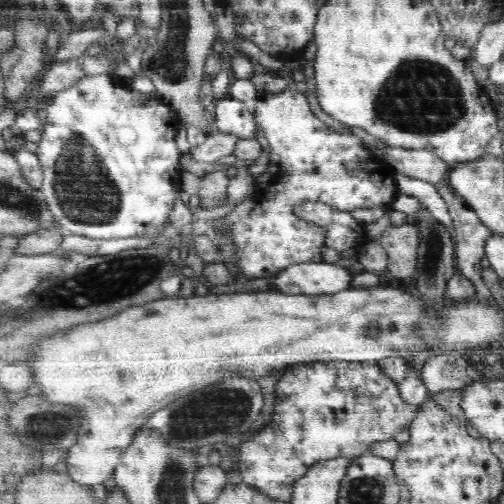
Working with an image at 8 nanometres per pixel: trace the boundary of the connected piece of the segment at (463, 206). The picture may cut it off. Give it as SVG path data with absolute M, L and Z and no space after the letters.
M442 190L439 192L440 196L446 201L448 205L450 216L452 217L452 237L455 248L455 257L457 267L460 273L464 277L470 279L474 288L476 289L475 297L481 302L490 303L493 305L496 303L494 297L490 292L490 289L486 286L484 280L482 280L483 267L480 265L480 260L485 256L485 244L487 243L488 237L492 234L491 230L480 221L478 215L466 204L466 201L452 190Z

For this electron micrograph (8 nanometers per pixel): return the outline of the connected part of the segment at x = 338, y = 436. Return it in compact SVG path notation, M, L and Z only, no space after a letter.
M312 361L286 367L279 372L271 421L256 431L253 439L239 445L238 469L243 482L273 500L288 503L292 499L294 482L300 480L310 467L334 457L359 457L368 452L370 444L393 439L400 430L409 428L419 406L402 400L398 382L382 373L375 362Z

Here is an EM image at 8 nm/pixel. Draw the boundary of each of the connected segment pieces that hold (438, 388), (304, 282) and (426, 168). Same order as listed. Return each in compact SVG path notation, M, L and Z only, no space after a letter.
M442 352L430 357L420 370L429 394L462 389L468 382L468 362L460 352Z
M320 262L296 263L274 276L276 290L284 294L336 294L346 290L353 274L340 264Z
M390 147L384 156L386 156L385 162L392 165L396 172L432 185L441 182L450 172L450 168L444 160L426 150Z

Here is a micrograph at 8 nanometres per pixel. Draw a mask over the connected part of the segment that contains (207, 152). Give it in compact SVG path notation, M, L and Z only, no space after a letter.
M218 130L207 135L203 144L189 148L194 161L208 164L219 164L222 157L229 156L234 152L234 146L238 142L238 135L222 133Z

